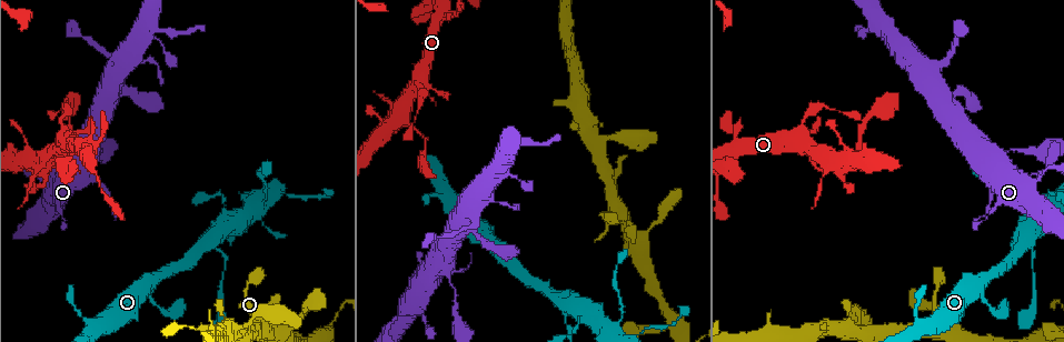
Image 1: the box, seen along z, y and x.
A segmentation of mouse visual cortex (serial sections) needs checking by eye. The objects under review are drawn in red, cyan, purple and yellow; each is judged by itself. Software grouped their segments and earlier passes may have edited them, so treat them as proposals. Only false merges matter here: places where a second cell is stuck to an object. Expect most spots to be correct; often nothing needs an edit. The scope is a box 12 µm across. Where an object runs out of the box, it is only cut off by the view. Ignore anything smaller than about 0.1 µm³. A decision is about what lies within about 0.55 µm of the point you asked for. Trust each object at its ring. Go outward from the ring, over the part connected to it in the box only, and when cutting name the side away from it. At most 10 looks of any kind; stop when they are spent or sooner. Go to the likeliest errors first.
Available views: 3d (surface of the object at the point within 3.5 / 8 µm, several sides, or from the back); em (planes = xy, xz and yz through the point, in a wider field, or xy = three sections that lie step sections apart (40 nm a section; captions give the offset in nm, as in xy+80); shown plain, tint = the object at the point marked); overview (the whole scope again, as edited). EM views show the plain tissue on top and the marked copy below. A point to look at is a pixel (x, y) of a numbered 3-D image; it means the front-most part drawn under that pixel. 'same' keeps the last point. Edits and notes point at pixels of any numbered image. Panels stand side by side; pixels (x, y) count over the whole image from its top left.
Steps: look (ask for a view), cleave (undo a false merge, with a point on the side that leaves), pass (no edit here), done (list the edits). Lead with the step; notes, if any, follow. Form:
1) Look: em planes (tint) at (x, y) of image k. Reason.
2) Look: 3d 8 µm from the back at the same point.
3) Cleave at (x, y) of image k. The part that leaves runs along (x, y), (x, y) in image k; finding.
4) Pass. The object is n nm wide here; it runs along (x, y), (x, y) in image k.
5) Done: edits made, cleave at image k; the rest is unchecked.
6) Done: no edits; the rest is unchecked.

Look: 3d 3.5 µm at (207, 239) of image 1. Looks like a crossing.

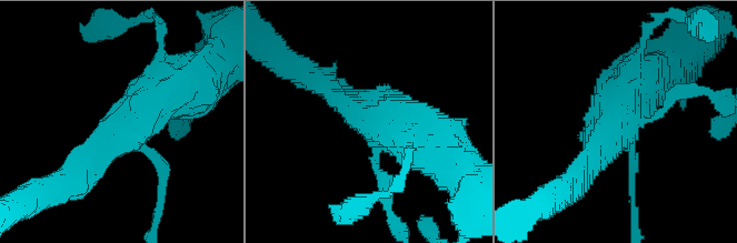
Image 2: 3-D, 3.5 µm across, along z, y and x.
Look: em xy step 5 (tint) at (371, 127) of image 2.

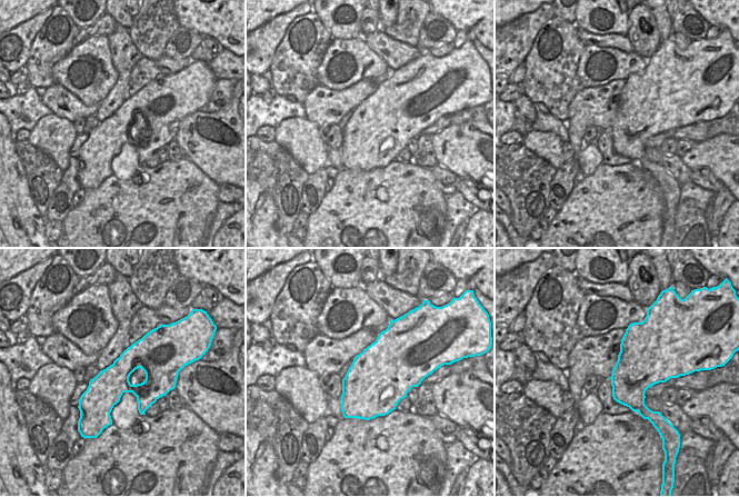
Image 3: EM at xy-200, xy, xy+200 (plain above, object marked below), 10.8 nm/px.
Pass. The object is 700 nm wide here; it runs along (78, 174), (116, 127), (180, 89) in image 2; continuous, no second cell.

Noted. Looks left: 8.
Look: 3d 3.5 µm at (81, 177) of image 1. Abrupt turn.

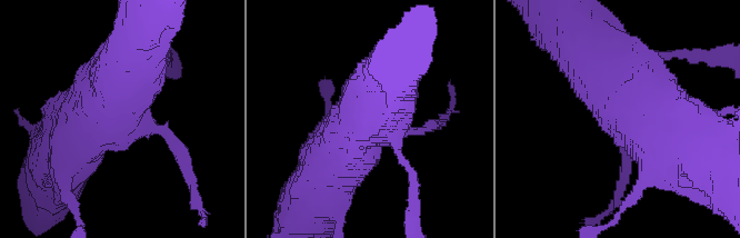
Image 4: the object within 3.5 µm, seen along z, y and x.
Look: em xy step 3 (tint) at (125, 118) of image 4.

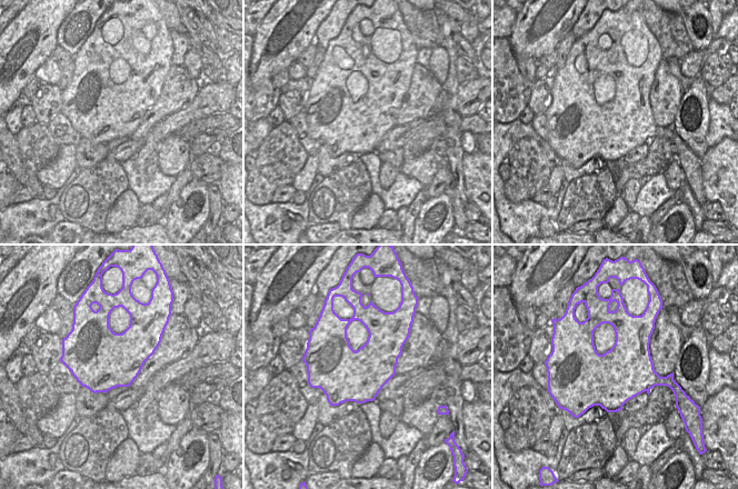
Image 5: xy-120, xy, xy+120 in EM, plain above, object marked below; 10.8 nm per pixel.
Pass. It runs along (77, 145), (134, 107), (148, 59) in image 4; all the same cell.

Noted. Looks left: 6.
Look: 3d 3.5 µm from the back at (648, 234) of image 1. Thick turns thin.

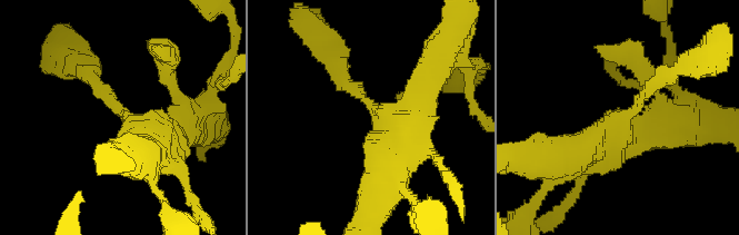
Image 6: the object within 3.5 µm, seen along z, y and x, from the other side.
Look: em xy step 1 (tint) at (627, 112) of image 6.

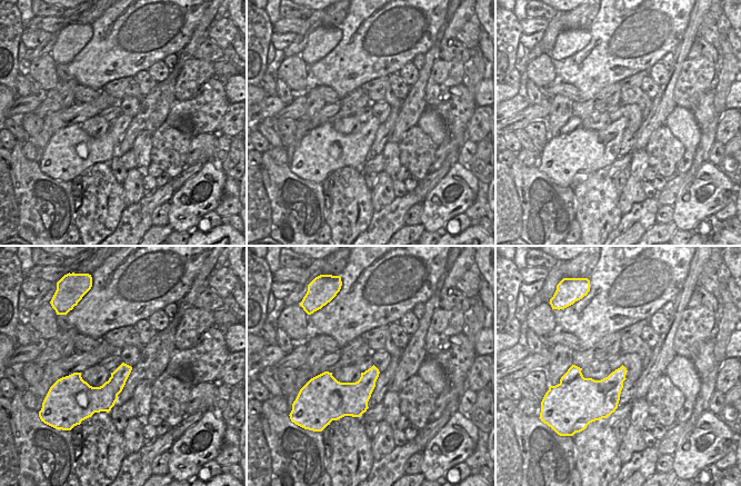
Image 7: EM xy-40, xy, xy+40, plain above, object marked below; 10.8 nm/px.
Look: em xy step 5 (tint) at the same point. Another direction.

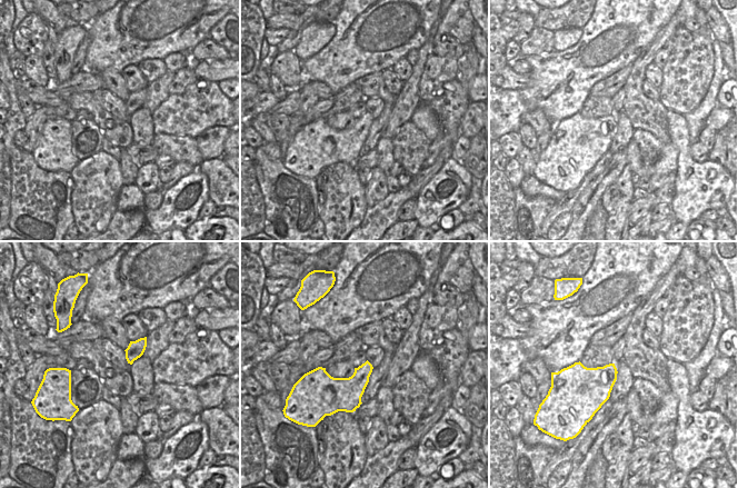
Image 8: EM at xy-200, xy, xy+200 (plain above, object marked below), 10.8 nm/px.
Pass. It runs along (171, 140), (140, 130), (86, 72) in image 6; all the same cell.

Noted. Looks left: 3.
Look: 3d 8 µm at (165, 311) of image 1.

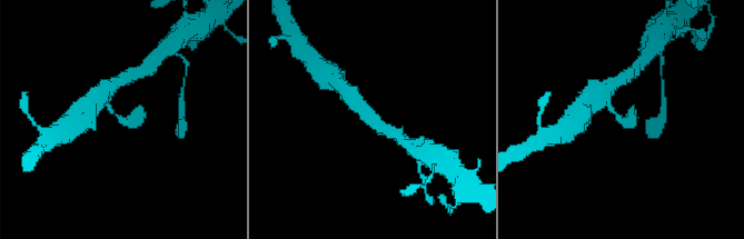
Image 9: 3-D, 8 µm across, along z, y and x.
Look: em xy step 1 (tint) at (123, 120) of image 9.

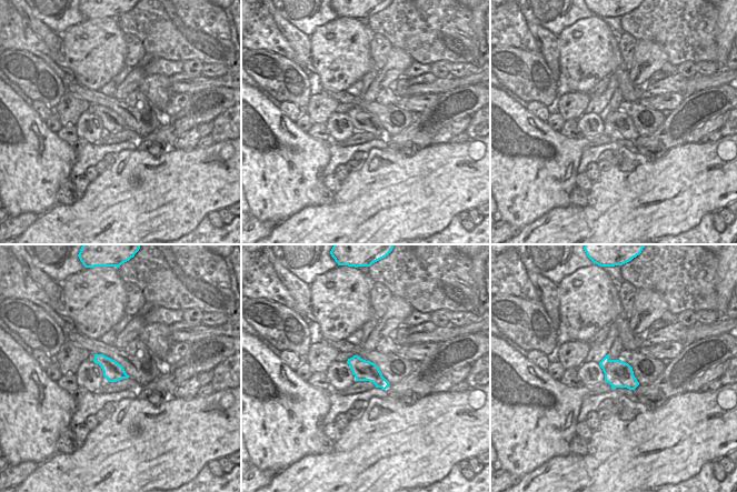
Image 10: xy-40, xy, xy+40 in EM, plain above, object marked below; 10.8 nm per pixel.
Pass. Continuous, no second cell.

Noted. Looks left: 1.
Done: no edits; the rest is unchecked.

